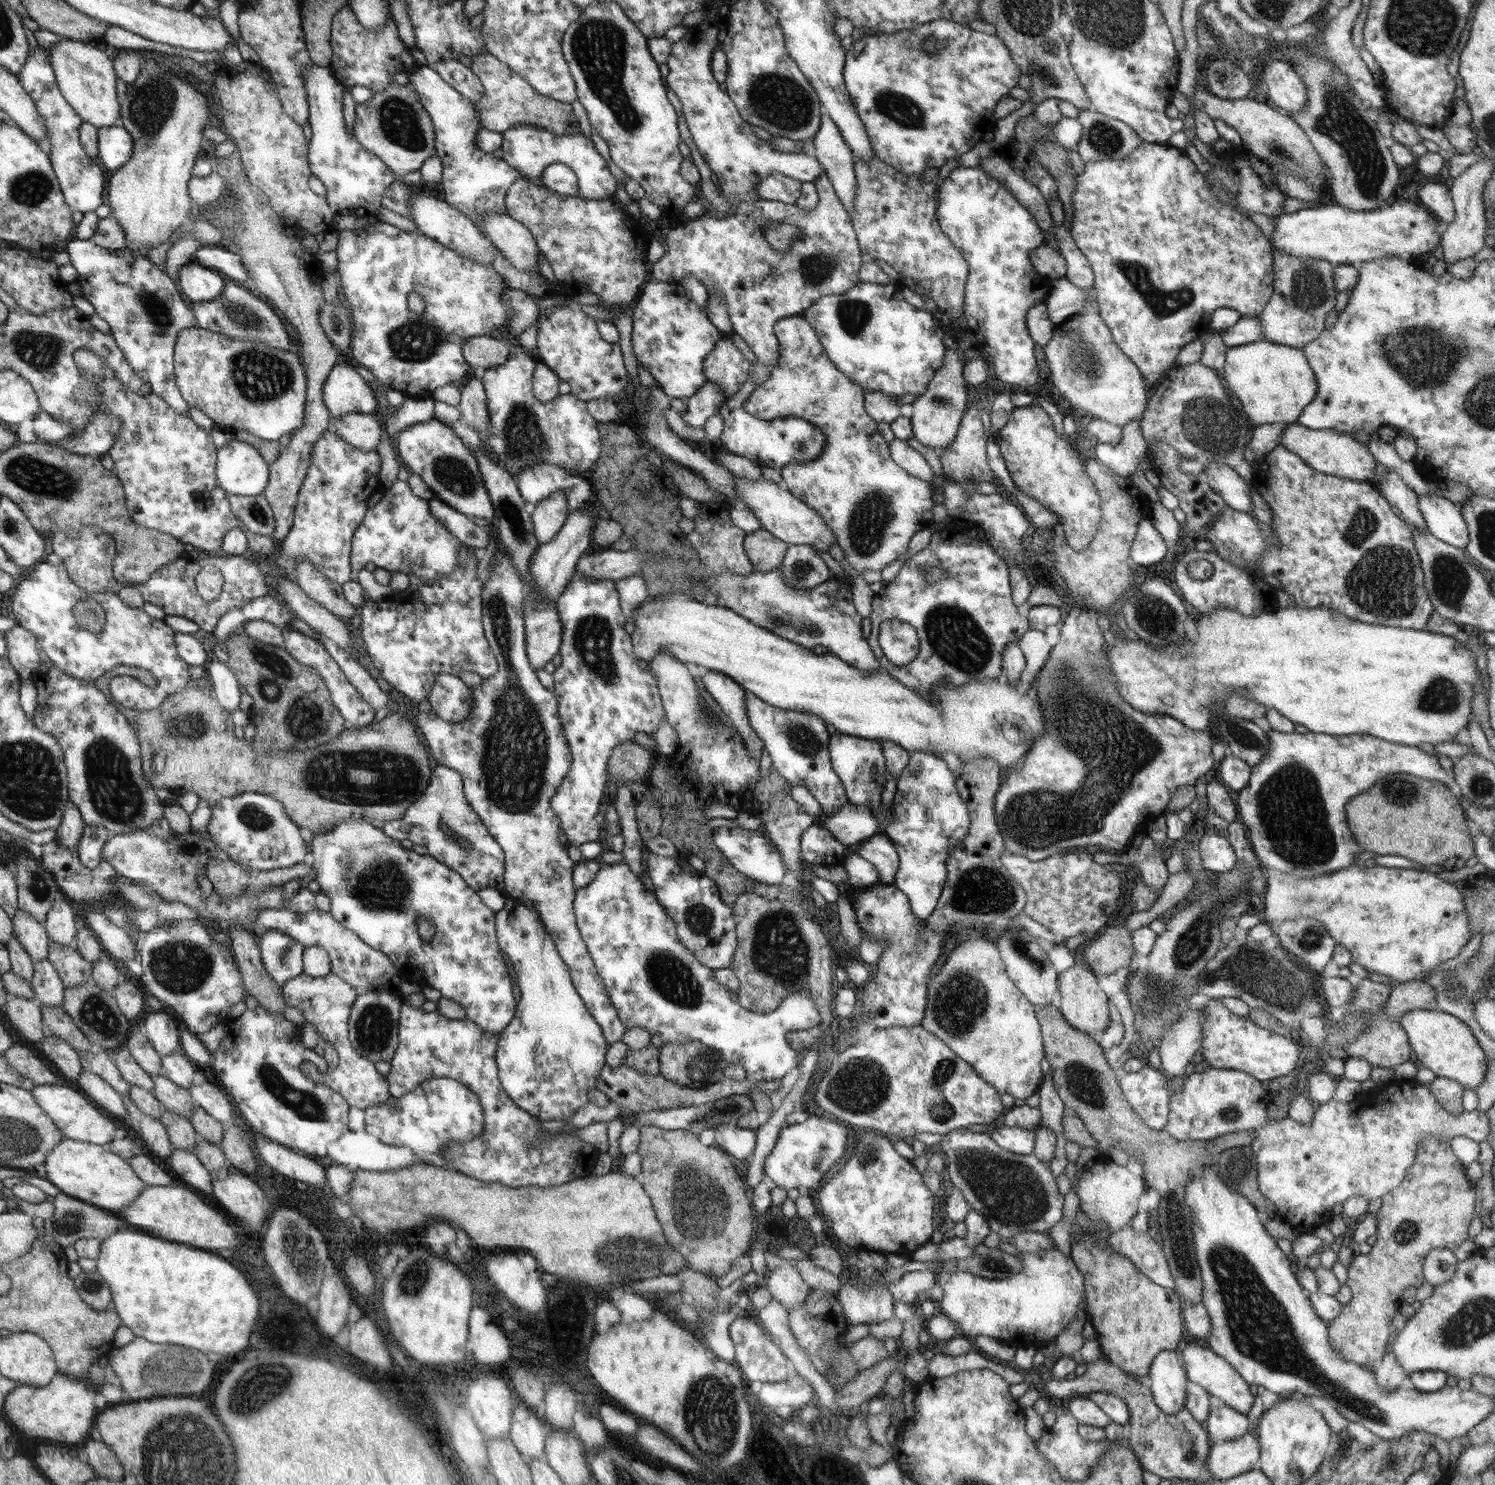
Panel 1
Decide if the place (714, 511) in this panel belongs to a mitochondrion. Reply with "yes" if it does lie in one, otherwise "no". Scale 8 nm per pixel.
no

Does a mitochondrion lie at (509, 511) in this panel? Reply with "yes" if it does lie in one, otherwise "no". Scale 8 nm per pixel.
yes

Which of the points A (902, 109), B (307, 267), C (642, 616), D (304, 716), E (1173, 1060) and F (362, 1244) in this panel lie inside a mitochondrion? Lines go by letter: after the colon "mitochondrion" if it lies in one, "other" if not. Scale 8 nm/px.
A: mitochondrion
B: other
C: other
D: mitochondrion
E: other
F: other

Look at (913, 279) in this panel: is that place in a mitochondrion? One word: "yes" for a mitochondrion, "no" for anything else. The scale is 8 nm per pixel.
no

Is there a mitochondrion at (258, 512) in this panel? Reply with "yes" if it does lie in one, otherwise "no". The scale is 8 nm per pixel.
yes

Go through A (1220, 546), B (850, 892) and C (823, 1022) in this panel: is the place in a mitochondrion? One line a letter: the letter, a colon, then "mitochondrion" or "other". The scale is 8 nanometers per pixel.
A: other
B: other
C: other

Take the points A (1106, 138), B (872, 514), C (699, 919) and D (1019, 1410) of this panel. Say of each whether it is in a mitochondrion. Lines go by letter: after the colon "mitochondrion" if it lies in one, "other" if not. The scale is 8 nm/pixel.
A: mitochondrion
B: mitochondrion
C: mitochondrion
D: other

